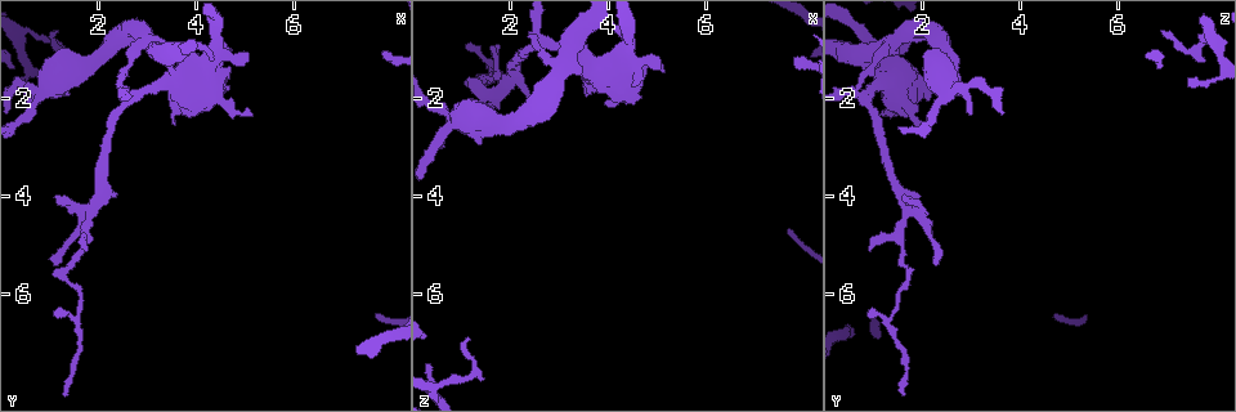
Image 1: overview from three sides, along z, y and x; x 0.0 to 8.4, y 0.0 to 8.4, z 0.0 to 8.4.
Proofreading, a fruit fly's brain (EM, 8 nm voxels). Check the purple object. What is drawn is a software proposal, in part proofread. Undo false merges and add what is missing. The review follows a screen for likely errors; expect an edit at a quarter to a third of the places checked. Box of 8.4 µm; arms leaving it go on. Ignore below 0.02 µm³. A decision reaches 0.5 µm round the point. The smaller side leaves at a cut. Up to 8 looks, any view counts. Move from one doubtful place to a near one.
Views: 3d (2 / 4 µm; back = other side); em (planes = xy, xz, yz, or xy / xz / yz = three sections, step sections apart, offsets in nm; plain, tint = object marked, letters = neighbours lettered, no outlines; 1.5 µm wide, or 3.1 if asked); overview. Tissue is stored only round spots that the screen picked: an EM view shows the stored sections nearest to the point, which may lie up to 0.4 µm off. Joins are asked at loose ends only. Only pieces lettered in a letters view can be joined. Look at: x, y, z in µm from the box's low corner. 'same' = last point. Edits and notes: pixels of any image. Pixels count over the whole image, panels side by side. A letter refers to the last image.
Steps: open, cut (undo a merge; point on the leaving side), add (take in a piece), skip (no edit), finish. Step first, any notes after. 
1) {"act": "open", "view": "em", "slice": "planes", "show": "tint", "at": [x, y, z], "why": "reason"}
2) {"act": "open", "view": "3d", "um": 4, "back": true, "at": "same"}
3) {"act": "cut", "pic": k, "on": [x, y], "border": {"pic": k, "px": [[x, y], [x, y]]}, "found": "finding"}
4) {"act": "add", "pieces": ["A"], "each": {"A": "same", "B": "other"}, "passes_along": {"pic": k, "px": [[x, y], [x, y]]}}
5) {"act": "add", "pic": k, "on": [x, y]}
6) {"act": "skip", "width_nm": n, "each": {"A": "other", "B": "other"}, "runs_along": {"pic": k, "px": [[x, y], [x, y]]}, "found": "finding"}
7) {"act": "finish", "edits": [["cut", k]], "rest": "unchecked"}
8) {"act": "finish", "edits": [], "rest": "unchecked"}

{"act": "open", "view": "em", "slice": "planes", "show": "letters", "at": [5.20, 2.35, 1.45], "why": "branch stops here"}

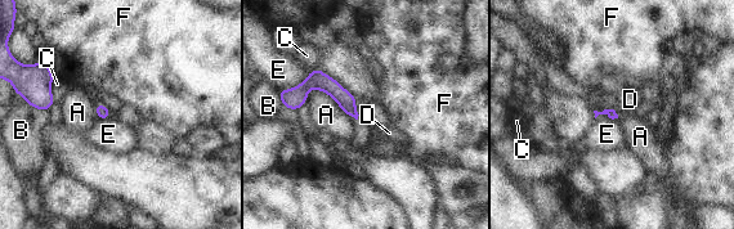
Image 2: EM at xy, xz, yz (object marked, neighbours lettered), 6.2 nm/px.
{"act": "add", "pieces": ["D"], "each": {"A": "other", "B": "other", "C": "other", "D": "same", "E": "other", "F": "other"}, "found": "the neuron continues"}

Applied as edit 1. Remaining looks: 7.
{"act": "open", "view": "em", "slice": "xz", "step": 4, "show": "tint", "at": [1.10, 6.45, 0.90], "why": "branch stops here"}

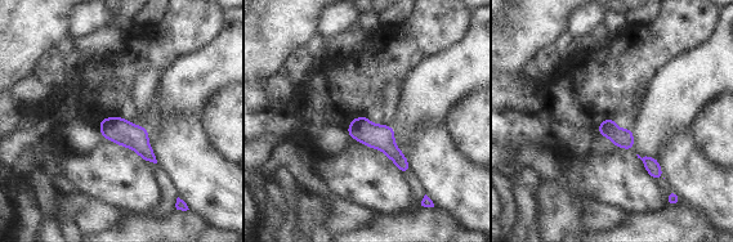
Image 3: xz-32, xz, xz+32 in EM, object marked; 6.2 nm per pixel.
{"act": "open", "view": "em", "slice": "yz", "step": 8, "show": "letters", "at": "same"}

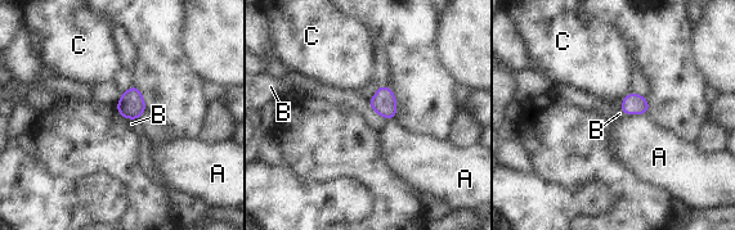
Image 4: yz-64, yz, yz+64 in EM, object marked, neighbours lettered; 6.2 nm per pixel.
{"act": "skip", "width_nm": 160, "each": {"A": "other", "B": "other", "C": "other"}, "border": {"pic": 4, "px": [[367, 100], [385, 118]]}, "found": "no lettered piece goes on from it"}

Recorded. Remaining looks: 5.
{"act": "open", "view": "em", "slice": "planes", "show": "letters", "at": [1.10, 0.65, 6.85], "why": "branch stops here"}

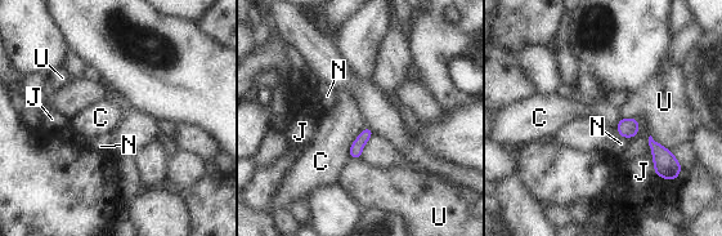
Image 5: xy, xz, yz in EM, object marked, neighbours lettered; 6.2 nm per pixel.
{"act": "skip", "width_nm": 70, "each": {"C": "other", "J": "other", "N": "other", "U": "other"}, "border": {"pic": 5, "px": [[364, 127], [351, 145], [348, 156]]}, "found": "no lettered piece goes on from it"}

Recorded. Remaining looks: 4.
{"act": "finish", "edits": [["add", 2]], "rest": "unchecked"}

